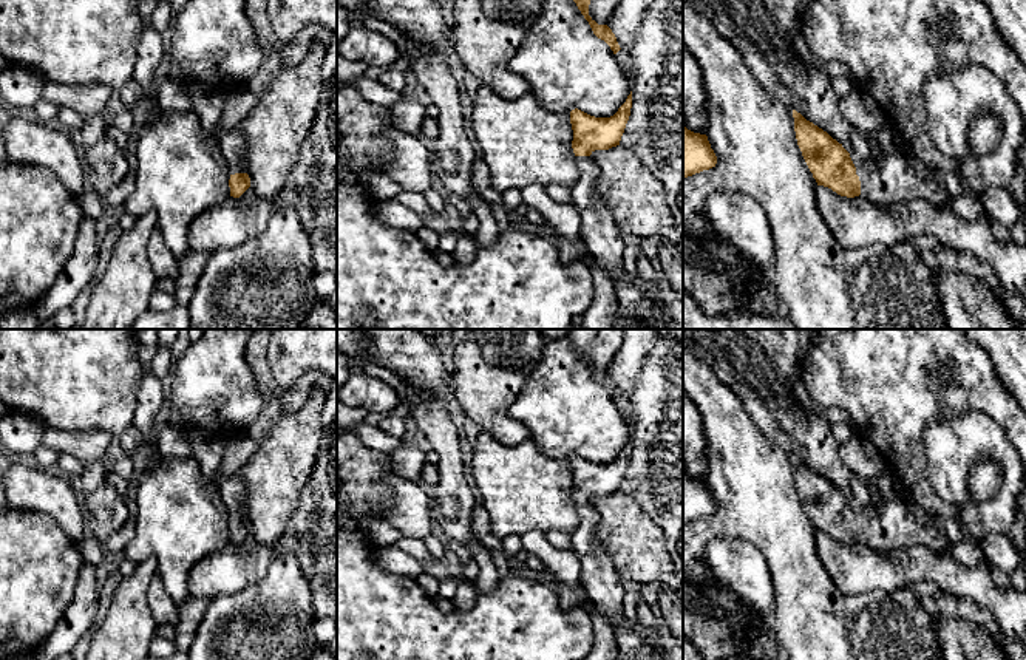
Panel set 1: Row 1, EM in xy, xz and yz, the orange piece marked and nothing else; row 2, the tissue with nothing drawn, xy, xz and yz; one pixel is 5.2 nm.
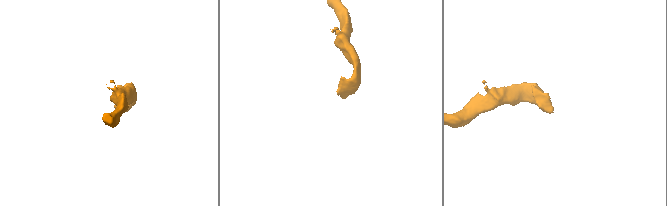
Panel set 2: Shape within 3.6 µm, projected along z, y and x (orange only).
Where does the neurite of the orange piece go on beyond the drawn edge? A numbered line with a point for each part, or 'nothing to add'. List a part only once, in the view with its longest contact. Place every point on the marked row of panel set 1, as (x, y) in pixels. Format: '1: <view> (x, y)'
1: yz (889, 180)

